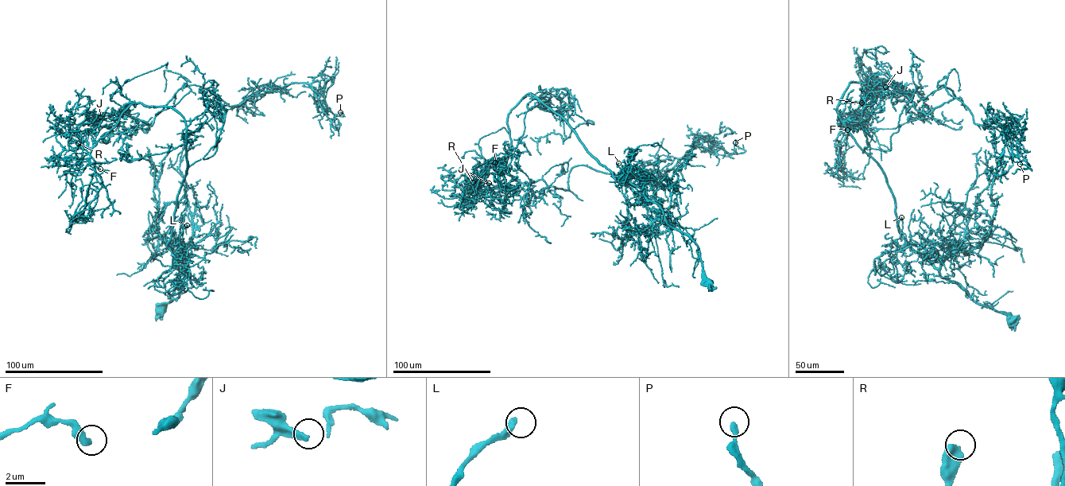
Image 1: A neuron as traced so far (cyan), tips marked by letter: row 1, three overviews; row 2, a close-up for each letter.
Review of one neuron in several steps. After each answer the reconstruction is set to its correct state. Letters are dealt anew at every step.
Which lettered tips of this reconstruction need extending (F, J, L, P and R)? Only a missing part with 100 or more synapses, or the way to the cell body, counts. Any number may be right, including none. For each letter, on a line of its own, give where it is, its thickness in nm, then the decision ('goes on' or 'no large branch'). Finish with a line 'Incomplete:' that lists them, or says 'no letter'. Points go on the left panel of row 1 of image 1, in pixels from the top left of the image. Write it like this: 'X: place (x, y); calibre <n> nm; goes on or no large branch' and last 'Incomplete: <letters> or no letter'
F: place (100, 169); calibre 480 nm; no large branch
J: place (100, 117); calibre 280 nm; no large branch
L: place (187, 225); calibre 360 nm; no large branch
P: place (340, 112); calibre 240 nm; no large branch
R: place (78, 143); calibre 480 nm; no large branch
Incomplete: no letter

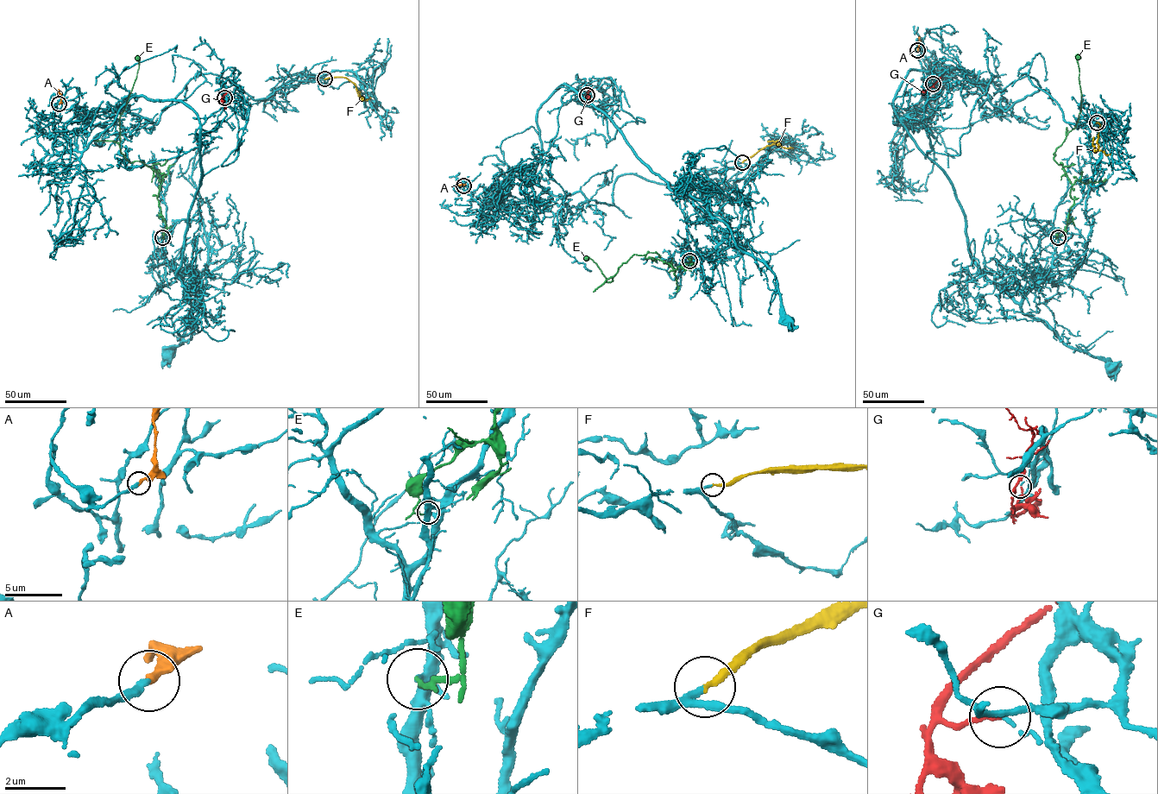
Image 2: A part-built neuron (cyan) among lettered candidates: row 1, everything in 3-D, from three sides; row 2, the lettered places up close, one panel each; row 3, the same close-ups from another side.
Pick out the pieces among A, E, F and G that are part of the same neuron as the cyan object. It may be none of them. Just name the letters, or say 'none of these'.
F

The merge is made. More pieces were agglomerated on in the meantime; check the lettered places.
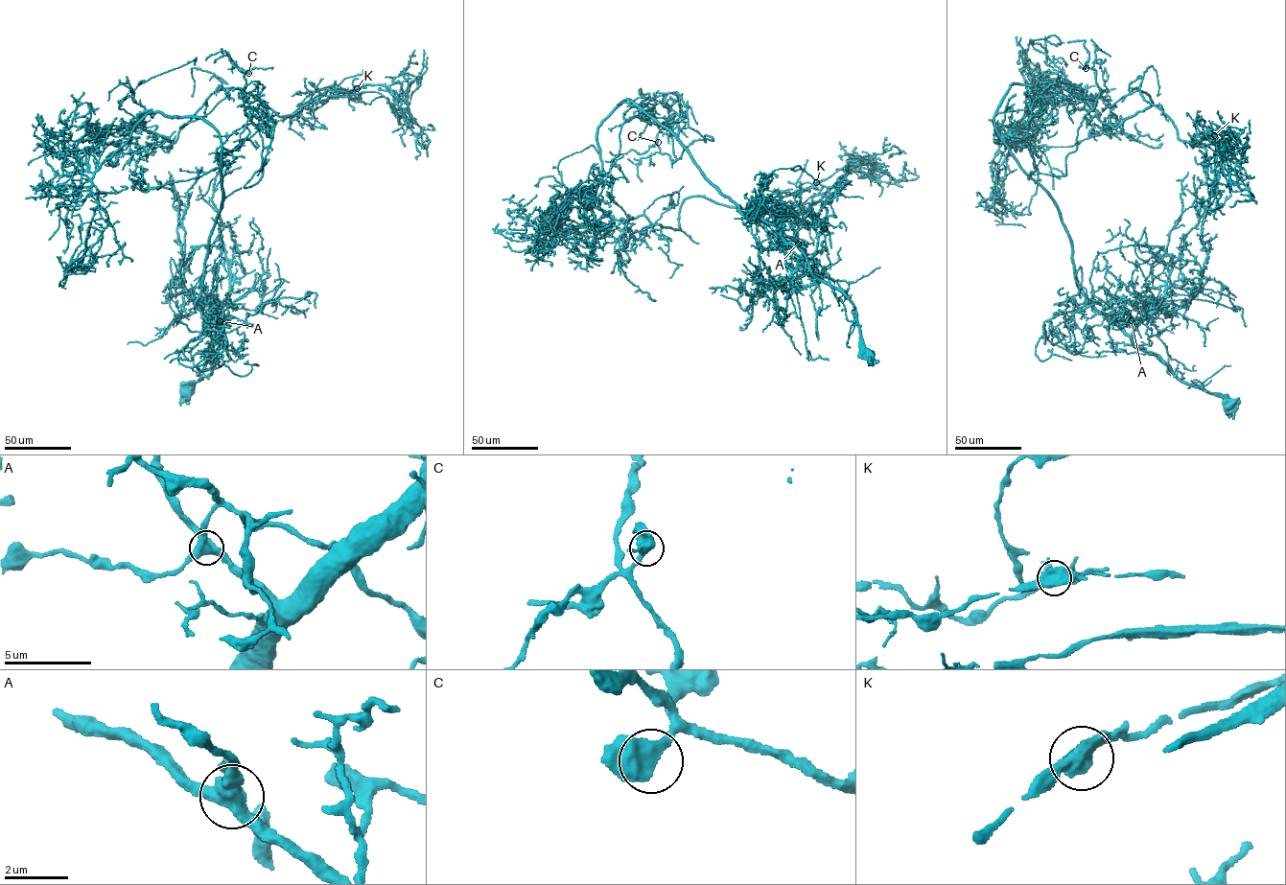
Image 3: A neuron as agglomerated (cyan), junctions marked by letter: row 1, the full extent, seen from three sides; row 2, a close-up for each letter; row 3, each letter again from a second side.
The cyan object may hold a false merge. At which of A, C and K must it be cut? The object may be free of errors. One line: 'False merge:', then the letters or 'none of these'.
False merge: none of these

